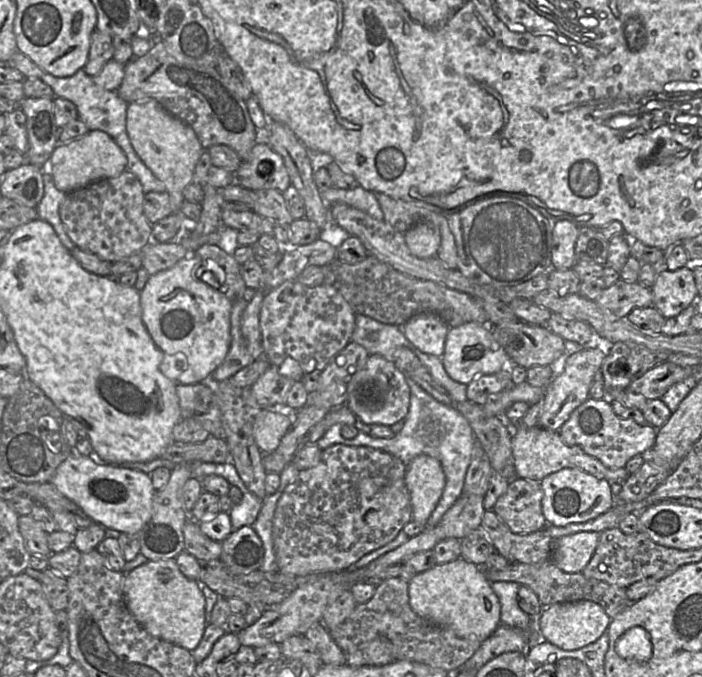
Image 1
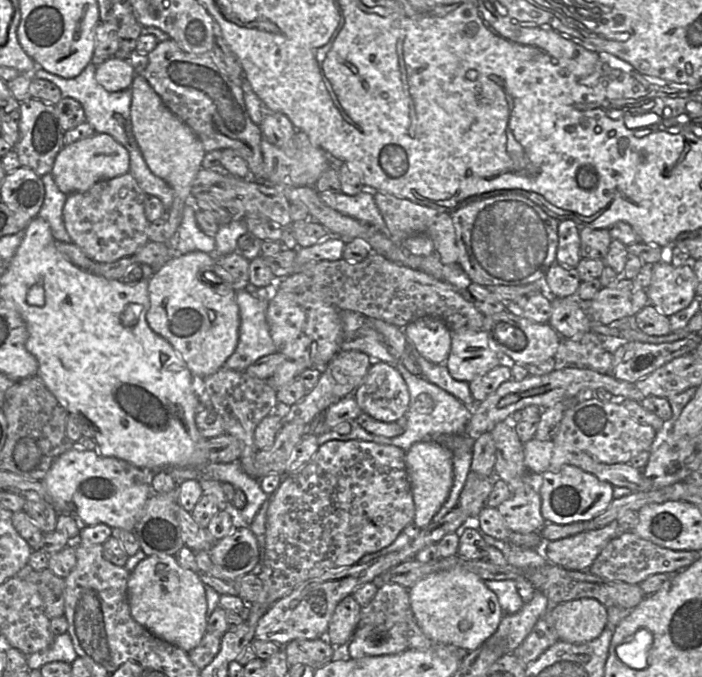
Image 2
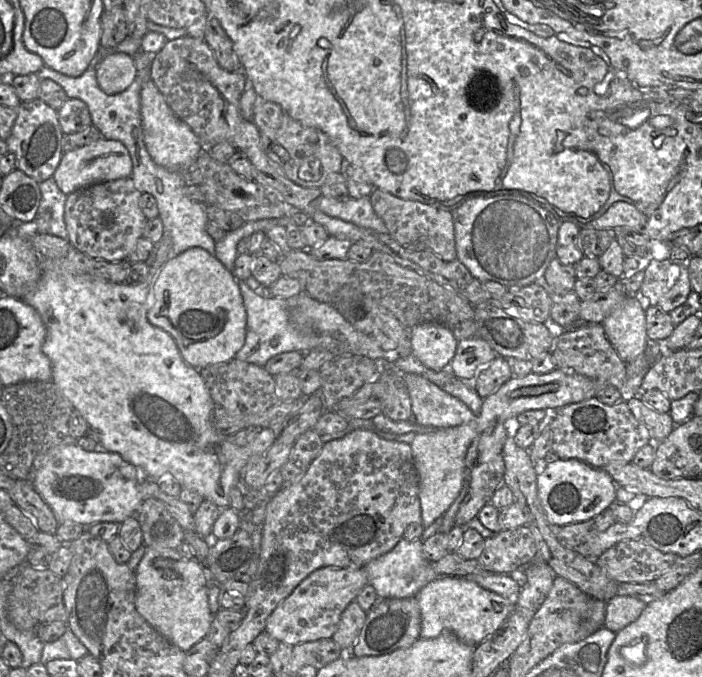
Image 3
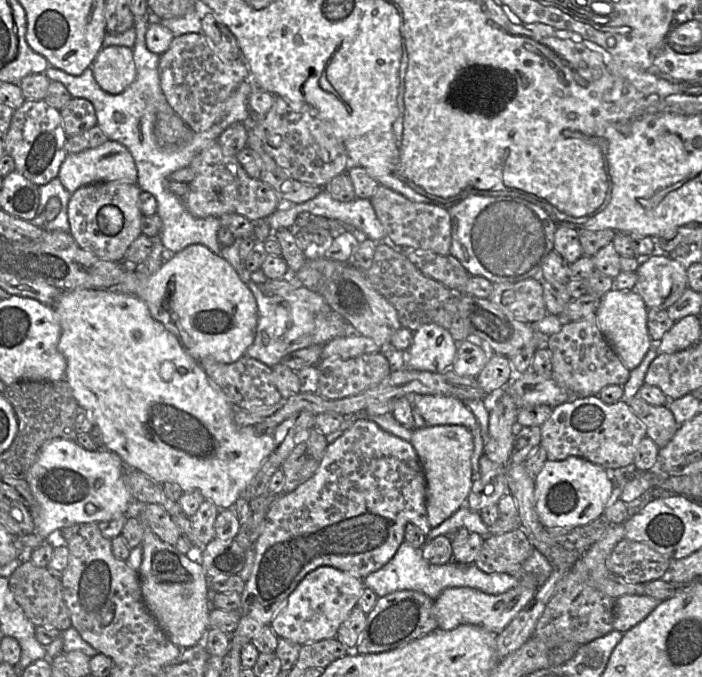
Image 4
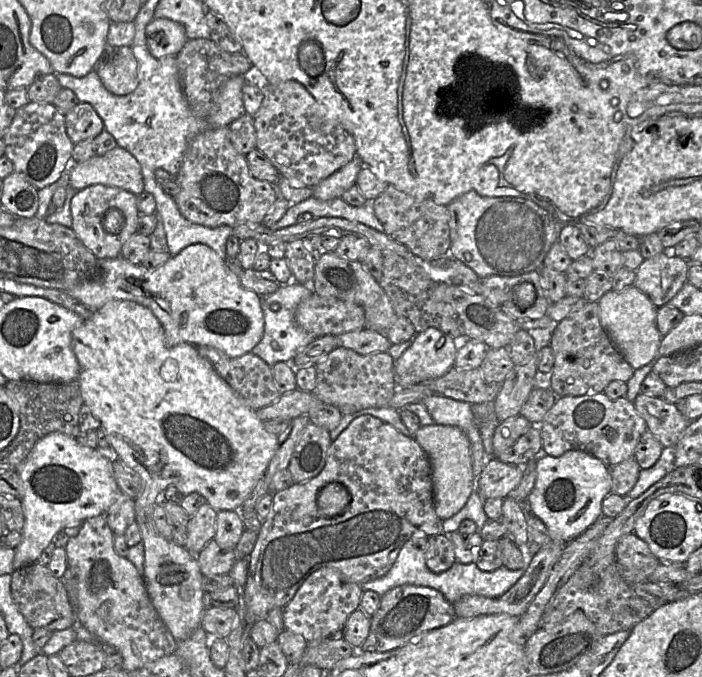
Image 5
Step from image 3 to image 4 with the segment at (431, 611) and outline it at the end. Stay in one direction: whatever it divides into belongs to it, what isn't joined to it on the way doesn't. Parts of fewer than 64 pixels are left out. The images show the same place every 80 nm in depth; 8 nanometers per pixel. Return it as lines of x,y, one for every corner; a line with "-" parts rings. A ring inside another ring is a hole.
524,574
516,587
498,595
489,595
469,587
447,588
434,600
434,614
438,629
451,630
459,625
472,624
499,634
534,598
539,588
539,579
531,574

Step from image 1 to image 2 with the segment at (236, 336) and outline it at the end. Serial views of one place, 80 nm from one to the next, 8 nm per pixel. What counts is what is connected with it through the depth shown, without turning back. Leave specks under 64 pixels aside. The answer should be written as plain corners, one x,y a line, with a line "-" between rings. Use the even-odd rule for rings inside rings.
245,289
236,292
239,307
239,338
235,351
223,367
245,371
259,358
277,352
266,319
268,301
259,300

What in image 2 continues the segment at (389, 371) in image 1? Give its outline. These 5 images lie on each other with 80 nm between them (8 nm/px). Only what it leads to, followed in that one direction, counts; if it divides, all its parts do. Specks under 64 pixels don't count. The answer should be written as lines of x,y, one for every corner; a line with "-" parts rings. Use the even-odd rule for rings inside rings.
375,360
353,393
363,411
382,422
396,422
409,408
408,386
396,366

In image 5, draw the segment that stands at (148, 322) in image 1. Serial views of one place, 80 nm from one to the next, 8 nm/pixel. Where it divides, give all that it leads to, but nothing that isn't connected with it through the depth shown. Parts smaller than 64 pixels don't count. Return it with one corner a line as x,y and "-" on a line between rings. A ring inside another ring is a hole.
202,243
185,247
156,269
146,269
140,264
132,264
122,256
99,259
99,271
96,276
81,281
65,292
93,311
111,300
131,300
146,306
163,326
168,346
181,343
189,343
196,347
211,346
235,358
250,352
264,333
264,315
259,295
245,288
226,260

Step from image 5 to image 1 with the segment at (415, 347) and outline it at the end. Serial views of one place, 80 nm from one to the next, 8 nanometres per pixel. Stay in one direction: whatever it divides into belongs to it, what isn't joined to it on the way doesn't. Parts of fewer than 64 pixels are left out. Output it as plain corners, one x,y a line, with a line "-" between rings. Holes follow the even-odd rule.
421,313
403,326
404,336
420,351
442,357
449,326
438,315

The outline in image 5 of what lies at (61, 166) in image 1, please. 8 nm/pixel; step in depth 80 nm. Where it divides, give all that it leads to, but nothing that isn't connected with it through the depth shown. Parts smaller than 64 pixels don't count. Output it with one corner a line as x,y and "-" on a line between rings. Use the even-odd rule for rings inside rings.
120,146
102,156
68,167
69,185
81,190
94,184
119,187
135,195
144,192
141,167
135,157

